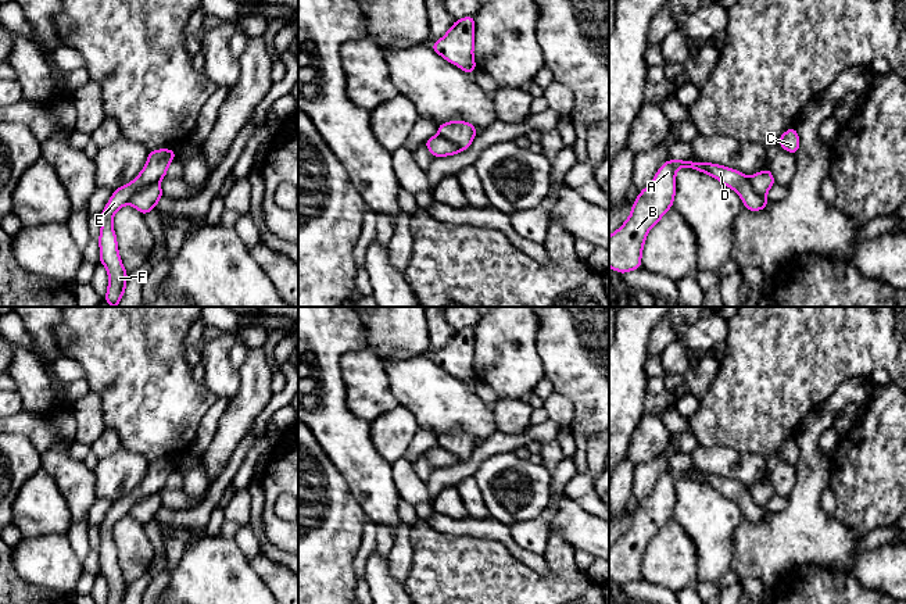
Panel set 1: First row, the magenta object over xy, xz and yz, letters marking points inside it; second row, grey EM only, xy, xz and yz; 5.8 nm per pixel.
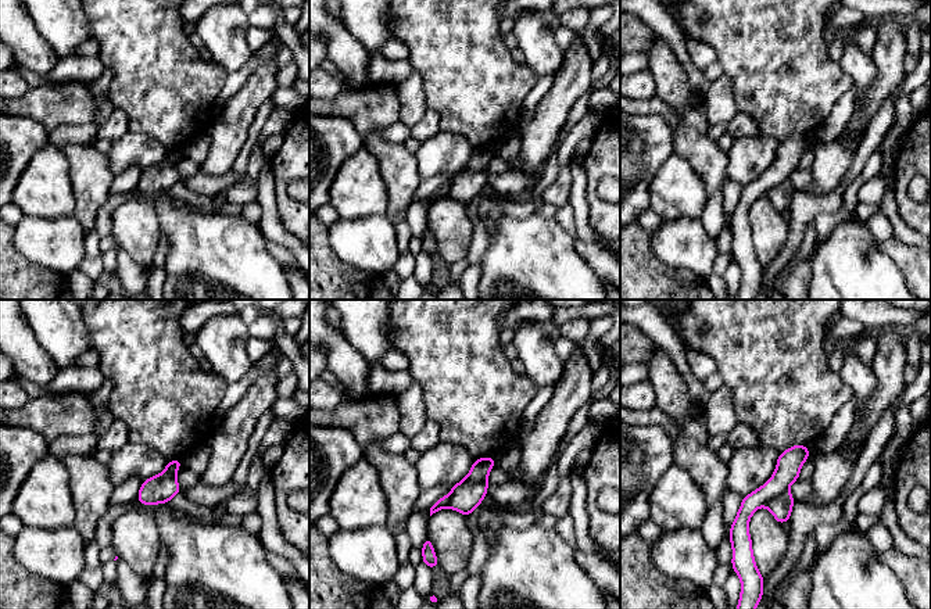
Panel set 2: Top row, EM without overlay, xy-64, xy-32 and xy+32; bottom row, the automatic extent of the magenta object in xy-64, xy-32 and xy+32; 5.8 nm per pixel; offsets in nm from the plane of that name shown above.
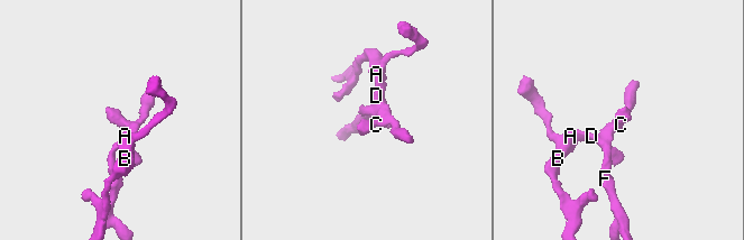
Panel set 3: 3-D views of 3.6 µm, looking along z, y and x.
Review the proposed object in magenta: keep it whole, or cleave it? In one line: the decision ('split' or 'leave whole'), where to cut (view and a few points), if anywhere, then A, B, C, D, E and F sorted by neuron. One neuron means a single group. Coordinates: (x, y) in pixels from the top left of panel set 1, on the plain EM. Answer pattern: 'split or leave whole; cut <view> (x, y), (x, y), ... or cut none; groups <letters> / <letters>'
split; cut xy (158, 492), (142, 497), (128, 514); groups A B D / C E F

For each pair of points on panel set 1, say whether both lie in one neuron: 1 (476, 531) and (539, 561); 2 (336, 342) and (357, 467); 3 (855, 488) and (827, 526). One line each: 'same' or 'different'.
1: same
2: same
3: different

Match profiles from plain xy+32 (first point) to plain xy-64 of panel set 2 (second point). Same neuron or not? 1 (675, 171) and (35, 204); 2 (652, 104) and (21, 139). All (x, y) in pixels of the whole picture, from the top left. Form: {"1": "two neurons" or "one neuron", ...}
{"1": "one neuron", "2": "two neurons"}

